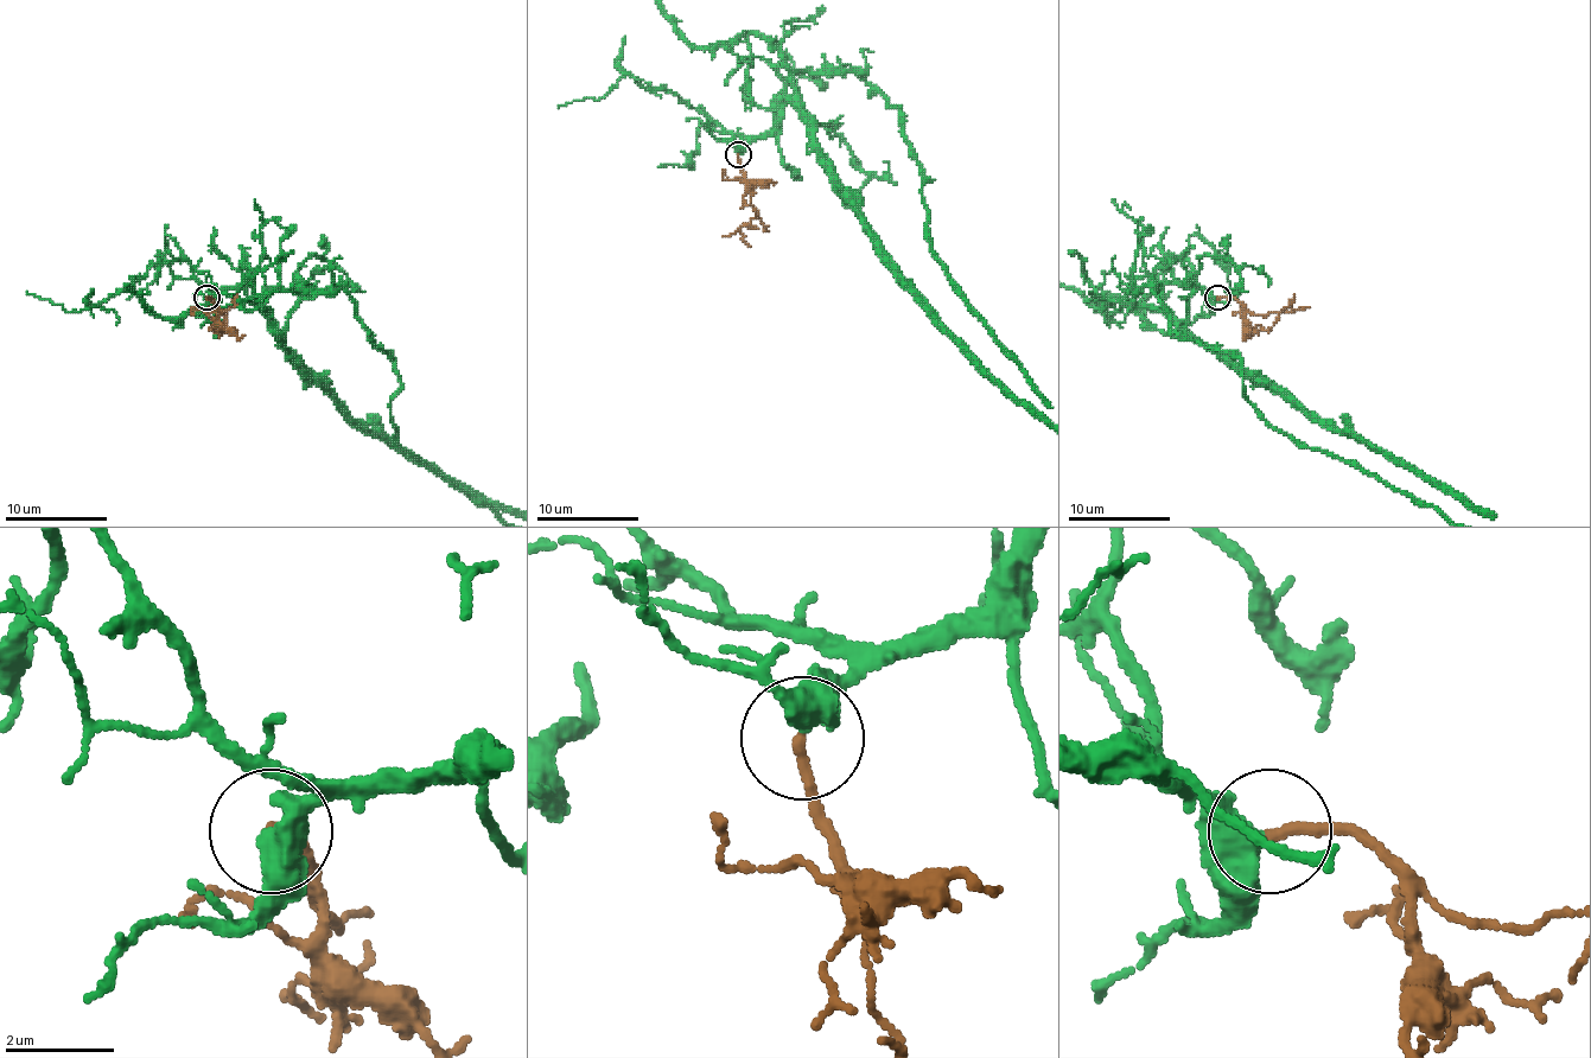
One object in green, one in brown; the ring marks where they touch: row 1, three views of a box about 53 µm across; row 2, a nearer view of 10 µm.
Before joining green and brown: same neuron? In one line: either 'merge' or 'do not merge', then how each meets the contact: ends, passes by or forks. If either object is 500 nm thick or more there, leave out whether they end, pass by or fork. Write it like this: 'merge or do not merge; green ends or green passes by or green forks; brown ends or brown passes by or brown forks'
merge; green passes by; brown ends

